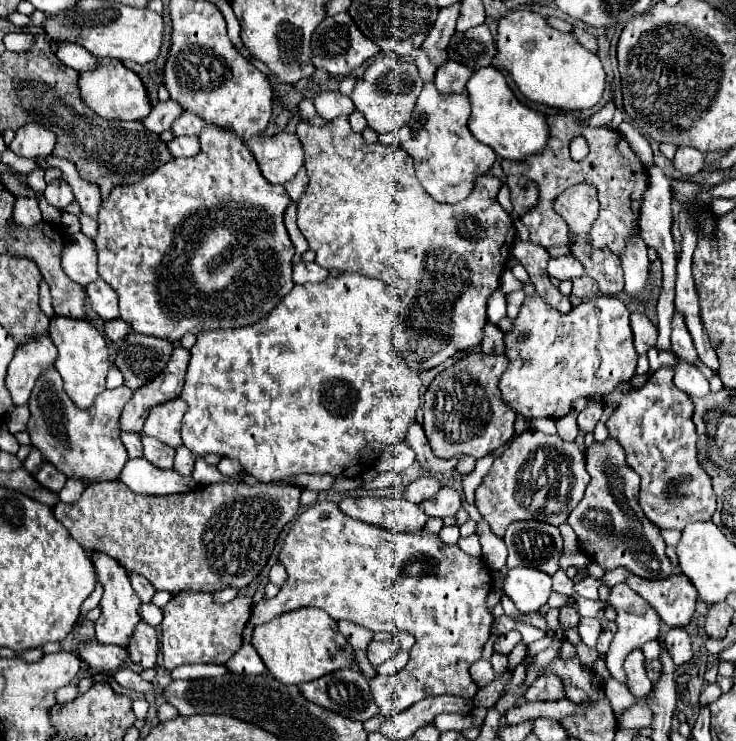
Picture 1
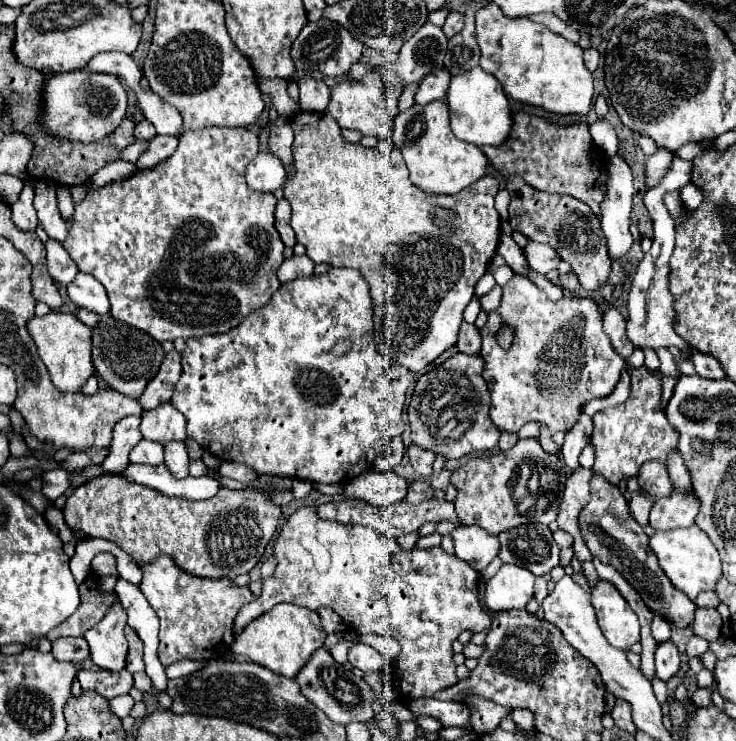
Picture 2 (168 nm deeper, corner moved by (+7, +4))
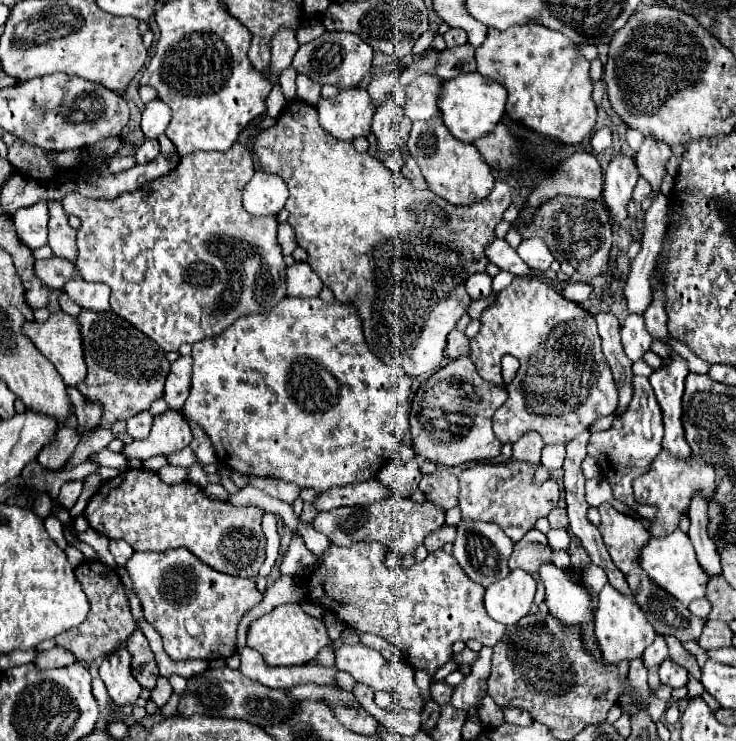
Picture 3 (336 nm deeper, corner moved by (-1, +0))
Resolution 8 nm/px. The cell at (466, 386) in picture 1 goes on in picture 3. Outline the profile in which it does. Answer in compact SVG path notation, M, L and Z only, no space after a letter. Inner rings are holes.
M463 356L449 362L437 374L433 374L413 398L409 424L415 452L443 466L497 458L503 444L493 434L491 418L505 400L507 392L479 378L471 358ZM449 394L453 394L453 398Z

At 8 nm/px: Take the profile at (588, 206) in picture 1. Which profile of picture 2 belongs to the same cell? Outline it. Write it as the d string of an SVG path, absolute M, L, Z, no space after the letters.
M519 176L507 178L507 192L511 196L509 224L513 230L521 232L529 240L549 244L561 260L571 264L585 290L597 290L607 280L611 270L611 258L605 246L605 234L601 230L599 216L585 202L567 198L563 194L533 190Z

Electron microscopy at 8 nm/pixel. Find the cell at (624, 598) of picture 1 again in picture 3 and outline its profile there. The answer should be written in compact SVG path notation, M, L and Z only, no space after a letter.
M605 584L605 588L599 592L597 598L597 610L595 610L595 636L599 640L601 654L613 664L619 664L621 660L635 660L643 654L643 650L653 642L655 630L647 622L643 610L623 594L619 594L615 588Z

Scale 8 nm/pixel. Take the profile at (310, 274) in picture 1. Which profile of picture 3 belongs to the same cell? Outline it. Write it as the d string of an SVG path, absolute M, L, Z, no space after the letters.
M295 262L287 268L287 296L311 298L319 294L321 286L321 278L313 272L307 262Z

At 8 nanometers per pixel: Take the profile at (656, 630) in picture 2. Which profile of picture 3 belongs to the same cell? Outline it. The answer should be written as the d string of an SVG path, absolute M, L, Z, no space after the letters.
M657 634L655 642L653 642L651 646L647 646L645 652L643 652L643 660L645 660L645 666L647 666L647 668L651 668L651 666L659 666L667 656L669 656L669 654L667 654L665 636L661 636L661 634Z

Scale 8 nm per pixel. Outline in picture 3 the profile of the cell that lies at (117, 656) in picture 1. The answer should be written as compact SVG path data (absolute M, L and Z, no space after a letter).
M51 648L47 652L39 652L37 654L37 660L35 664L39 668L61 668L61 666L67 666L67 664L73 664L77 658L67 650L67 648Z

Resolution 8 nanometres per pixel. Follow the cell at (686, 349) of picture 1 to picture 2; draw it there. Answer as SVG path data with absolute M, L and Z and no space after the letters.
M673 158L671 168L667 170L667 174L663 176L663 182L659 186L655 186L653 190L645 192L643 202L645 208L651 214L653 220L653 228L655 228L655 236L653 236L653 246L649 252L645 252L645 256L641 258L637 272L633 276L631 282L631 290L629 290L629 298L627 298L627 338L635 348L671 348L677 346L681 350L687 350L687 342L683 342L683 338L675 332L673 322L675 322L675 310L671 306L673 298L667 290L667 262L671 258L671 250L675 246L675 222L669 214L669 210L663 206L663 194L669 190L679 190L683 184L687 184L691 180L691 162L681 160L681 158Z

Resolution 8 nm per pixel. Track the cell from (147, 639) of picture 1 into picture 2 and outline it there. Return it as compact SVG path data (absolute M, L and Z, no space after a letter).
M125 628L125 636L129 642L129 654L127 654L127 670L129 672L143 672L145 670L145 662L143 662L143 642L137 636L137 632L133 628Z

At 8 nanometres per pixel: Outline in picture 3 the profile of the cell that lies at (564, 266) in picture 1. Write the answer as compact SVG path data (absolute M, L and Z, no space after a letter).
M531 238L531 240L523 240L517 248L517 254L523 258L523 262L539 272L549 270L551 262L555 260L551 250L547 250L547 244L539 238Z

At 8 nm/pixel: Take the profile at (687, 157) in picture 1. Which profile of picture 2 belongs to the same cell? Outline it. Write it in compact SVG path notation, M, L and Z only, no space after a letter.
M657 150L649 160L645 162L645 188L655 188L661 178L665 176L665 170L669 170L673 160L673 154L669 150Z

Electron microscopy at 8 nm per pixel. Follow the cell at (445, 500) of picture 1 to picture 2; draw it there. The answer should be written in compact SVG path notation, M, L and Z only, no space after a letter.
M407 480L407 496L405 500L411 502L411 504L419 504L427 498L431 498L433 492L431 492L431 486L425 482L425 480Z

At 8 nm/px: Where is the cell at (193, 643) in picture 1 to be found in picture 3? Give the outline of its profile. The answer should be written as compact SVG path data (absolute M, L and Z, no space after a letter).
M189 550L135 552L127 562L145 620L161 634L163 648L173 660L219 660L235 652L237 624L245 612L263 600L253 578L227 576L199 562Z

